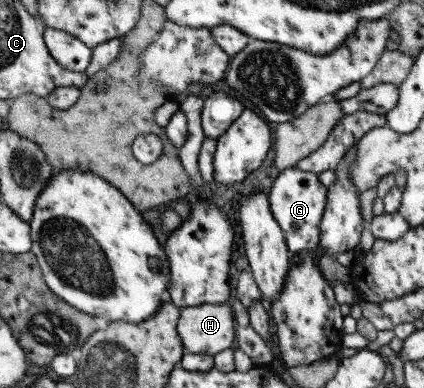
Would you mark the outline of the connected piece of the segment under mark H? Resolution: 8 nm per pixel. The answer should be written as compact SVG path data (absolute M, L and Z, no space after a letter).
M230 303L180 308L177 330L185 352L216 355L235 346L235 317Z

